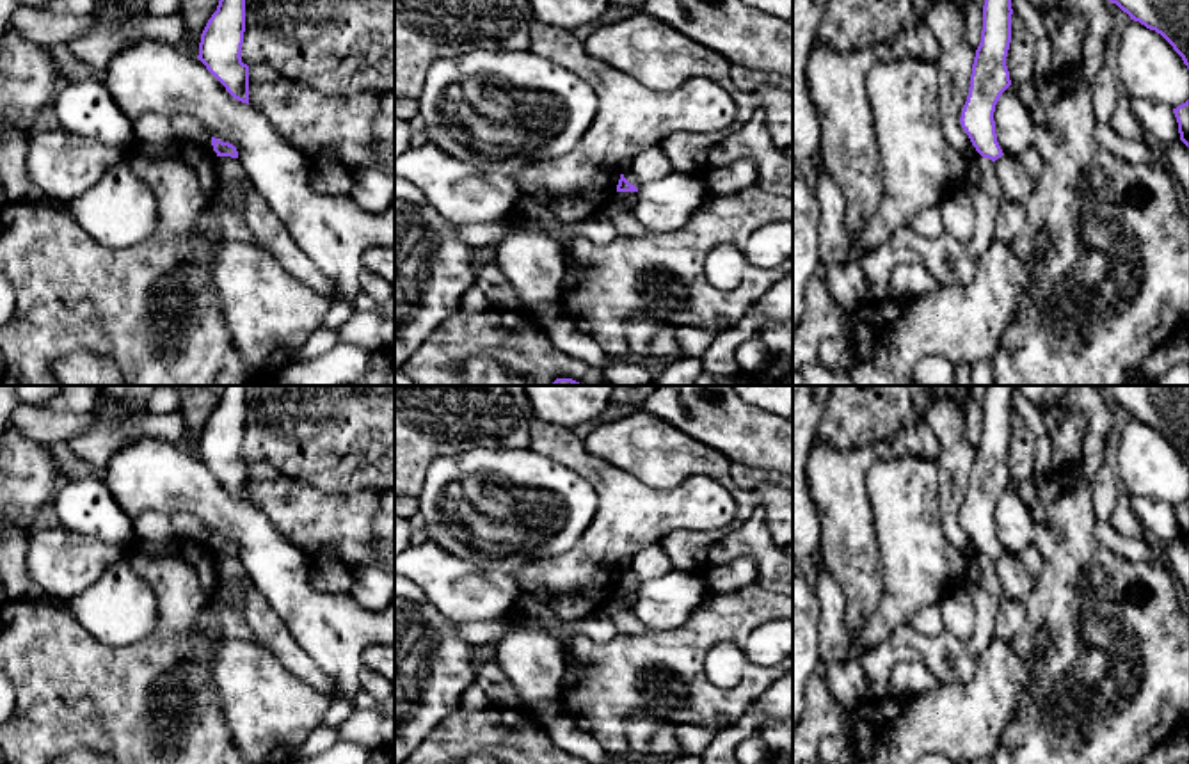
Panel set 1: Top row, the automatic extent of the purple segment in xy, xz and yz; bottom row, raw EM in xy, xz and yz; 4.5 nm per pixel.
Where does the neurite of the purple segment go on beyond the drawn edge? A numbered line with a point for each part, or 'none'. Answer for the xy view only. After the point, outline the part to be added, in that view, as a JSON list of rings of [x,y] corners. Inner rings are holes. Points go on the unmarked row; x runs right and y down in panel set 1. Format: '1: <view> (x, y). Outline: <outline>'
none

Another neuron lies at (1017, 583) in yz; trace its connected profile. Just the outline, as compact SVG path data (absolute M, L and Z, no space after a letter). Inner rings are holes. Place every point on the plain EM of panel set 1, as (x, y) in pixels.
M1002 553L995 558L997 577L1002 585L1002 595L1025 602L1031 595L1034 581L1020 558Z

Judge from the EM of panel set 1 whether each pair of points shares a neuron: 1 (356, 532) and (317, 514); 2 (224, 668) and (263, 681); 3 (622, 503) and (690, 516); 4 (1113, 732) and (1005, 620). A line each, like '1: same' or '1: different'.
1: same
2: same
3: same
4: different

